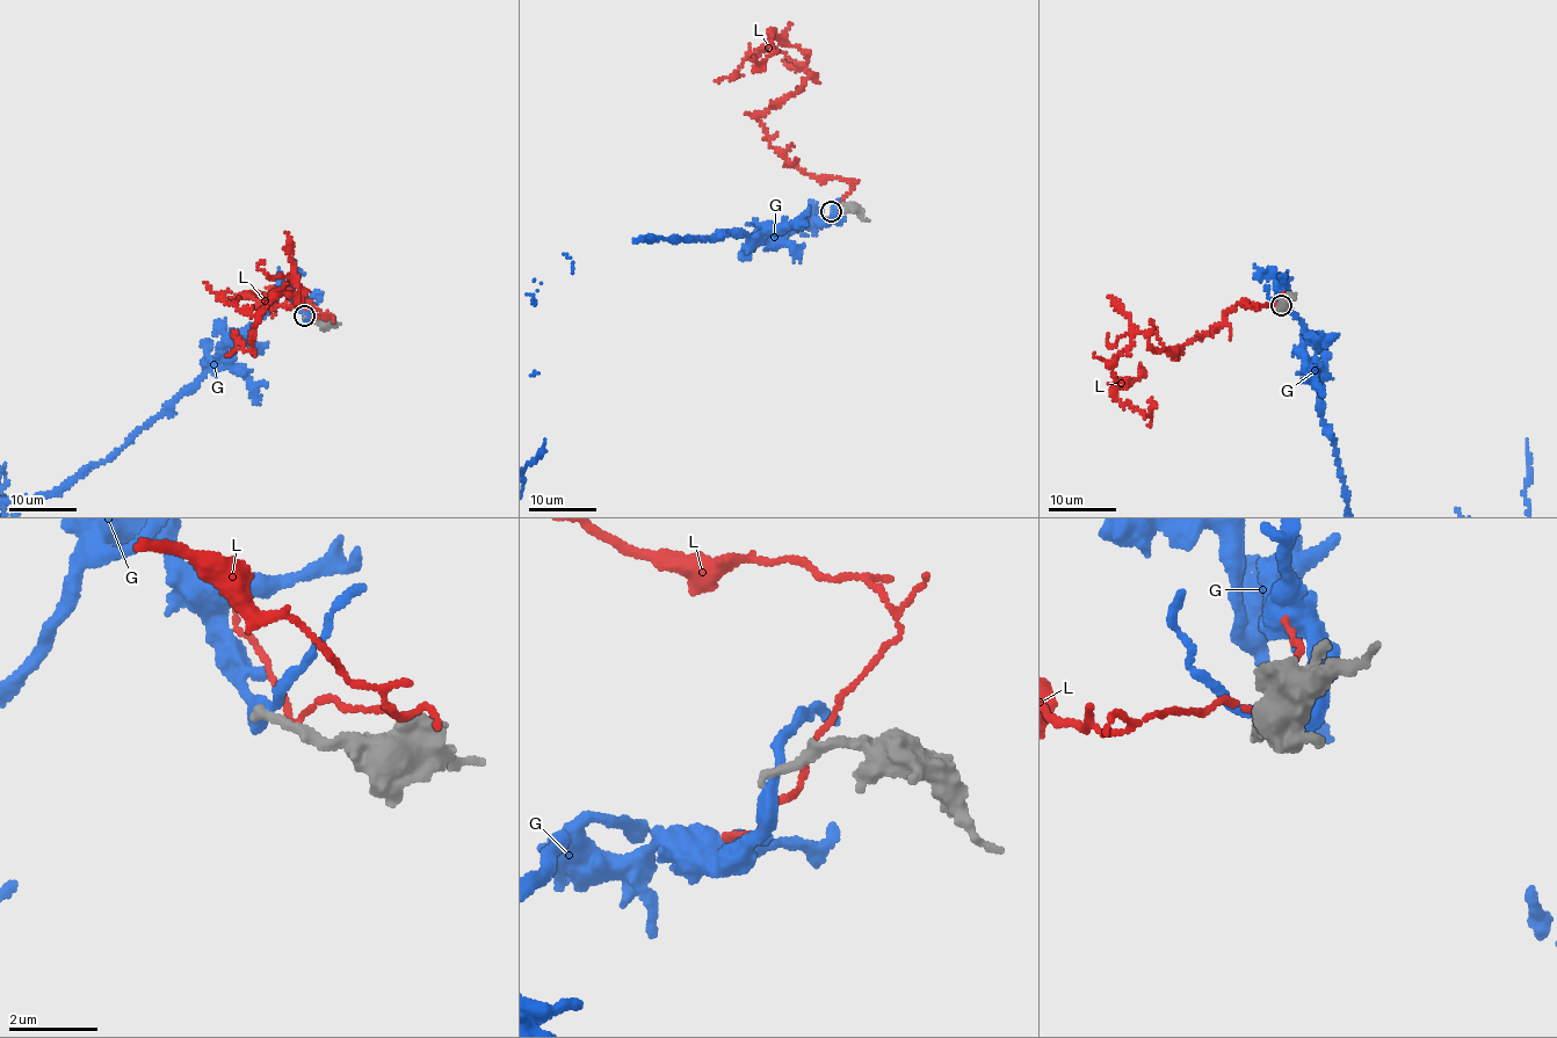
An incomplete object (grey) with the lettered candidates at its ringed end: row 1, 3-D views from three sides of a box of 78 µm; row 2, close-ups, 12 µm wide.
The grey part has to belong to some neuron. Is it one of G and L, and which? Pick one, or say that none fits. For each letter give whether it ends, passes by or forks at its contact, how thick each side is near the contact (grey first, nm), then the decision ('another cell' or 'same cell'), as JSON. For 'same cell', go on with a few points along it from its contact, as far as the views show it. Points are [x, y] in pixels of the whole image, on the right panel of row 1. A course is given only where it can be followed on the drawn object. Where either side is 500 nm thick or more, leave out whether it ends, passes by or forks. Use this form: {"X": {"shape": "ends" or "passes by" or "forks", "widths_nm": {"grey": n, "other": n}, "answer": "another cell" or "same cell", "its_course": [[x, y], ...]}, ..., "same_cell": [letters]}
{"G": {"shape": "passes by", "widths_nm": {"grey": 200, "other": 360}, "answer": "another cell"}, "L": {"shape": "passes by", "widths_nm": {"grey": 280, "other": 90}, "answer": "another cell"}, "same_cell": []}

